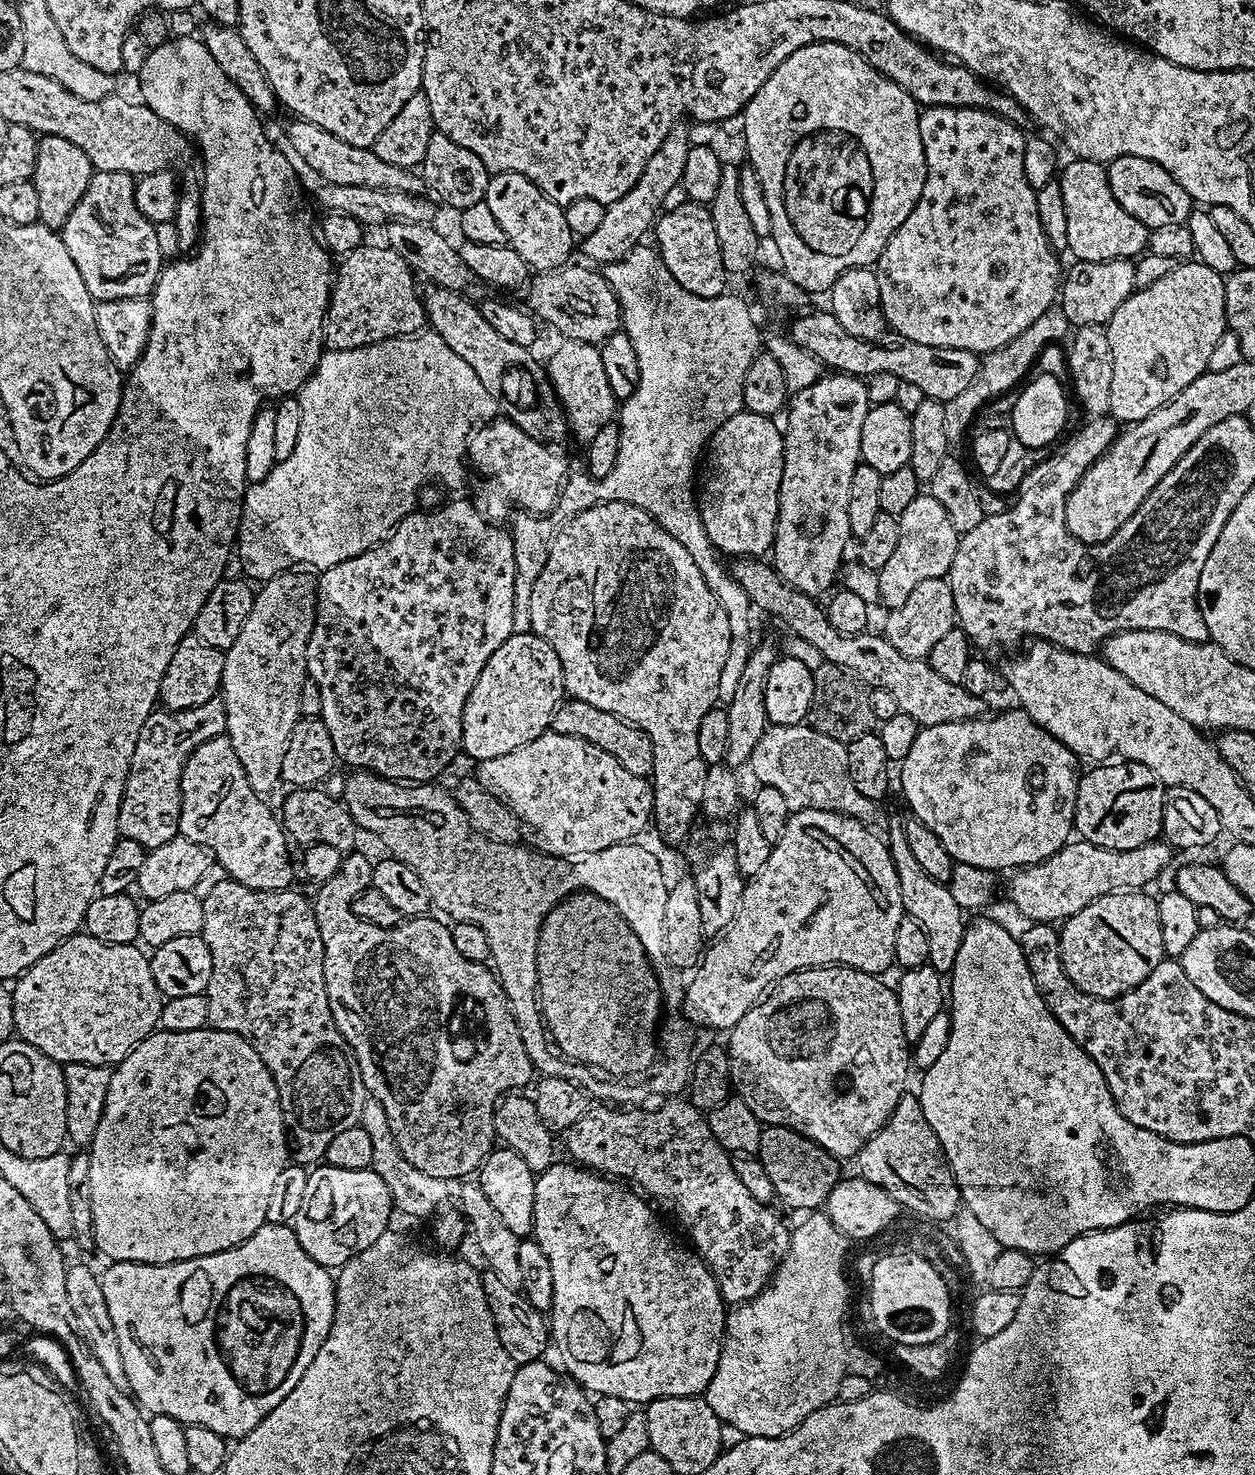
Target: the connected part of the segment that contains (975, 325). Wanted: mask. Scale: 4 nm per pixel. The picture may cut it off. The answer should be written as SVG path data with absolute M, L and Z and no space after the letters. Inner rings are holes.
M924 108L921 111L920 133L926 158L926 178L922 194L914 210L910 210L906 222L902 222L890 242L886 242L880 259L874 265L882 294L884 322L897 336L914 338L914 342L923 342L925 346L957 348L977 354L993 352L1006 346L1010 338L1018 338L1018 334L1022 334L1022 330L1026 330L1030 322L1042 318L1042 314L1046 314L1046 310L1057 303L1062 287L1062 268L1060 272L1060 264L1056 261L1059 260L1057 253L1053 252L1042 230L1042 222L1038 222L1036 189L1030 186L1030 182L1026 182L1026 174L1022 174L1022 150L1026 136L1020 132L1023 132L1021 125L1011 124L1006 118L996 112L988 112L985 108Z

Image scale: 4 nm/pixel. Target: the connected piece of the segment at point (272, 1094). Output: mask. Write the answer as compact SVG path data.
M211 1026L190 1030L186 1034L157 1030L111 1069L109 1089L97 1133L90 1147L90 1202L94 1210L92 1233L96 1248L104 1251L109 1261L129 1260L135 1264L172 1264L175 1260L189 1260L209 1256L249 1240L266 1223L266 1205L278 1174L282 1174L290 1160L290 1140L284 1127L278 1090L270 1070L258 1054L240 1036L233 1032L219 1032Z

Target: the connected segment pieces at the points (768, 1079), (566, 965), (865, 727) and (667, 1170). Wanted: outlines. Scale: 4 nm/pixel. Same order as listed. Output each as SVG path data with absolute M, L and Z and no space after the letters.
M825 966L823 968L803 968L785 976L779 984L775 985L765 995L760 1003L746 1010L742 1018L727 1033L728 1057L730 1058L730 1070L732 1071L732 1087L735 1095L740 1097L750 1110L759 1118L761 1125L774 1128L789 1128L806 1138L810 1138L815 1144L820 1144L822 1150L826 1150L837 1161L845 1162L851 1158L859 1157L862 1146L882 1130L882 1126L894 1114L894 1106L906 1094L904 1088L908 1084L908 1064L910 1068L910 1041L906 1038L906 1030L902 1030L902 1010L898 1010L898 998L895 987L890 983L883 984L879 975L863 972L857 968L845 968L843 966Z
M576 892L572 896L567 896L564 901L554 906L550 914L544 920L540 928L540 941L538 942L538 999L540 1010L544 1017L544 1023L554 1041L555 1047L567 1059L574 1060L578 1064L583 1064L593 1070L599 1070L608 1073L613 1078L632 1078L637 1074L644 1074L657 1063L658 1060L658 1025L662 1020L662 993L660 982L656 979L656 971L652 968L652 963L648 960L646 950L634 934L634 930L618 914L616 907L606 898L596 896L592 892Z
M824 663L812 674L814 678L814 698L808 711L808 727L834 738L844 745L862 738L862 734L873 731L878 721L874 710L870 710L869 687L859 680L854 672L837 664Z
M672 1098L661 1104L664 1104L661 1108L652 1108L649 1112L643 1112L640 1106L629 1108L624 1106L589 1107L584 1119L574 1122L574 1126L570 1126L567 1130L568 1152L573 1156L569 1157L577 1165L583 1166L597 1174L603 1174L605 1177L615 1178L617 1181L627 1182L629 1185L635 1186L649 1201L655 1202L661 1209L664 1207L688 1231L688 1236L692 1239L690 1241L691 1247L694 1249L696 1255L704 1261L704 1265L711 1268L712 1277L718 1282L725 1305L735 1306L737 1304L744 1304L748 1300L753 1300L770 1283L772 1276L776 1273L776 1268L784 1261L784 1256L788 1253L789 1225L784 1225L771 1212L773 1209L769 1205L758 1202L758 1198L754 1198L754 1194L750 1194L750 1190L746 1190L746 1186L742 1186L741 1180L738 1179L738 1174L734 1174L733 1157L724 1151L723 1146L718 1142L718 1138L714 1138L714 1134L710 1134L710 1126L708 1125L705 1113L701 1112L700 1109L693 1106L691 1102L684 1098Z

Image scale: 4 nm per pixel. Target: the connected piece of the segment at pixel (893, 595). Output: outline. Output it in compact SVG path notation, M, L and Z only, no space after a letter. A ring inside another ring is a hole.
M921 494L902 510L898 517L900 521L900 537L898 538L898 550L886 562L886 566L878 569L878 590L880 591L880 604L885 609L891 610L902 606L906 598L910 598L911 592L926 582L926 578L947 577L950 570L950 562L954 562L954 550L958 546L960 536L950 526L950 518L946 518L946 510L933 498L931 494Z

